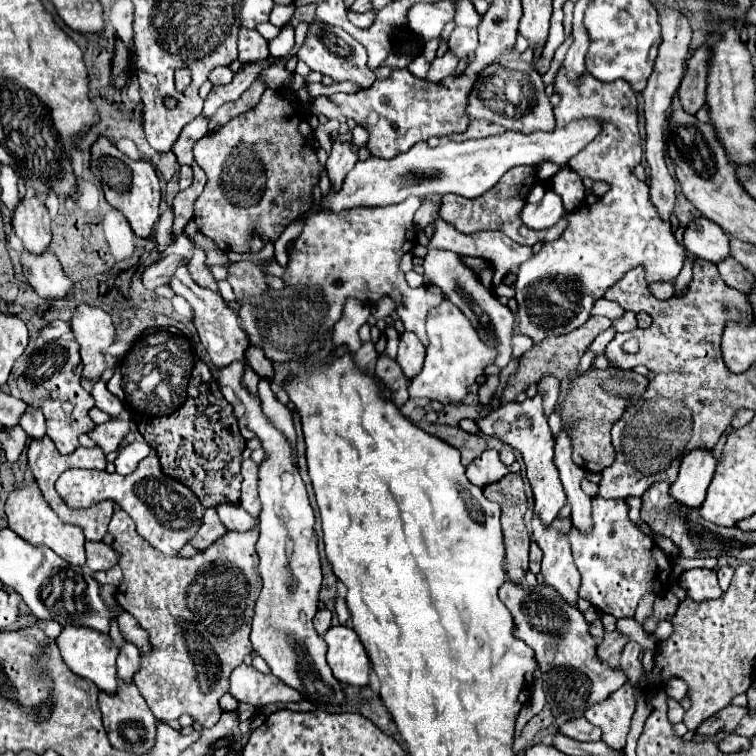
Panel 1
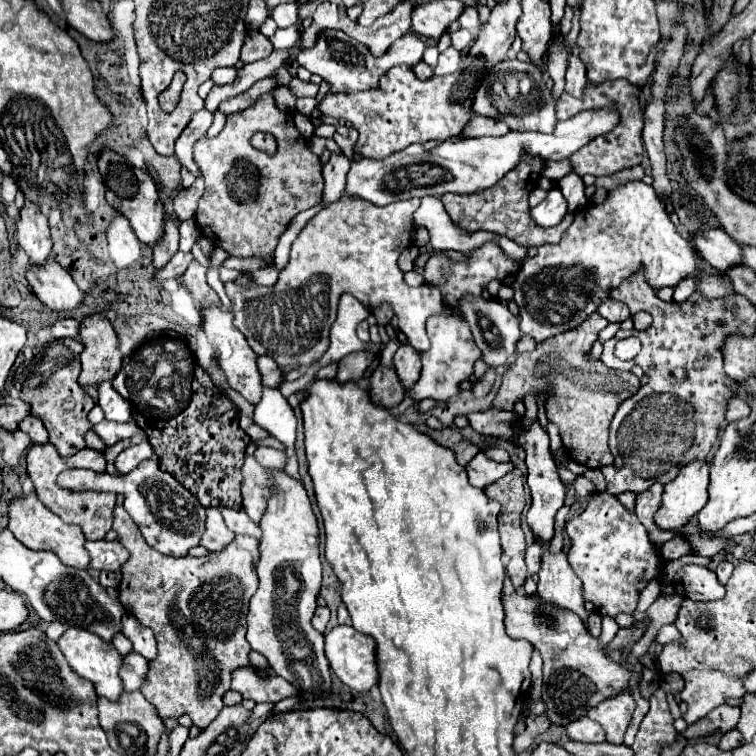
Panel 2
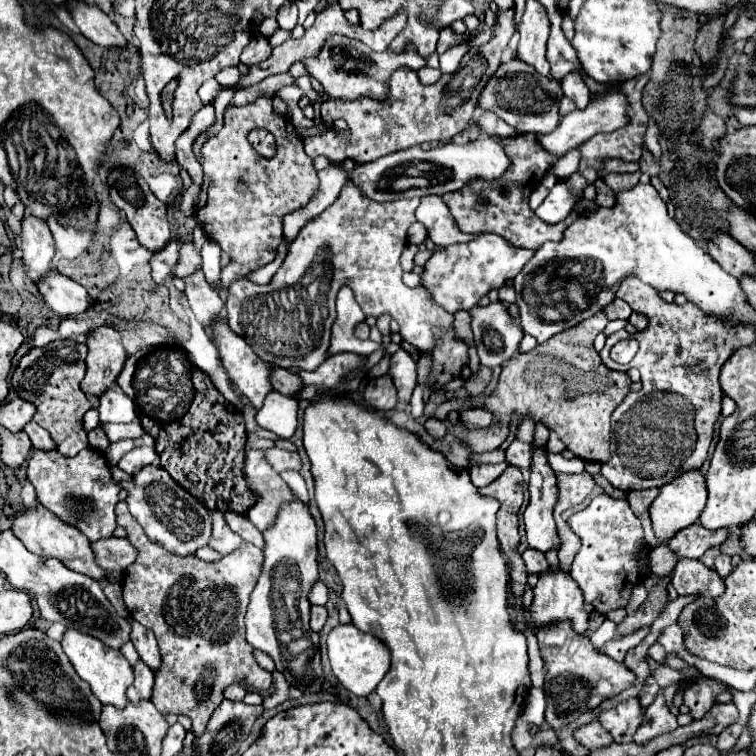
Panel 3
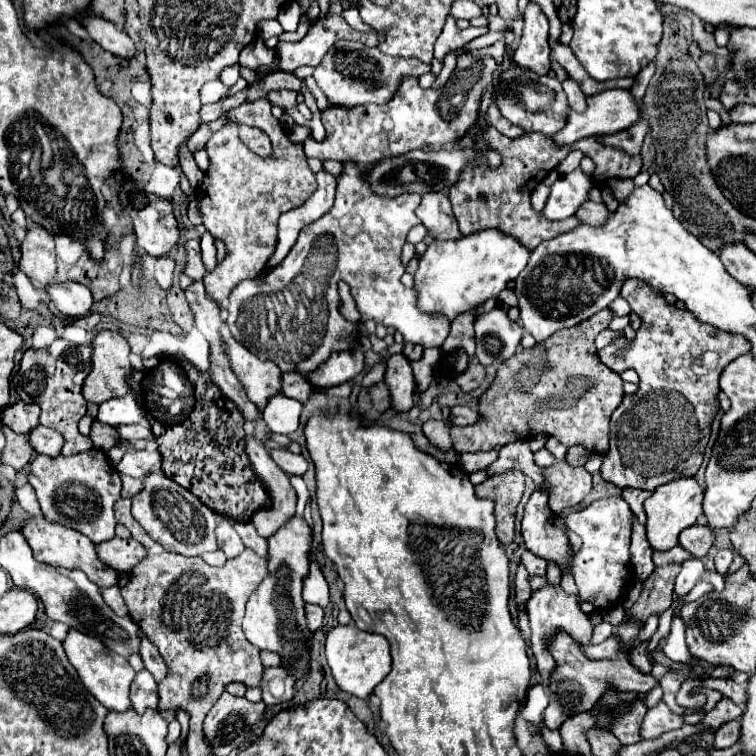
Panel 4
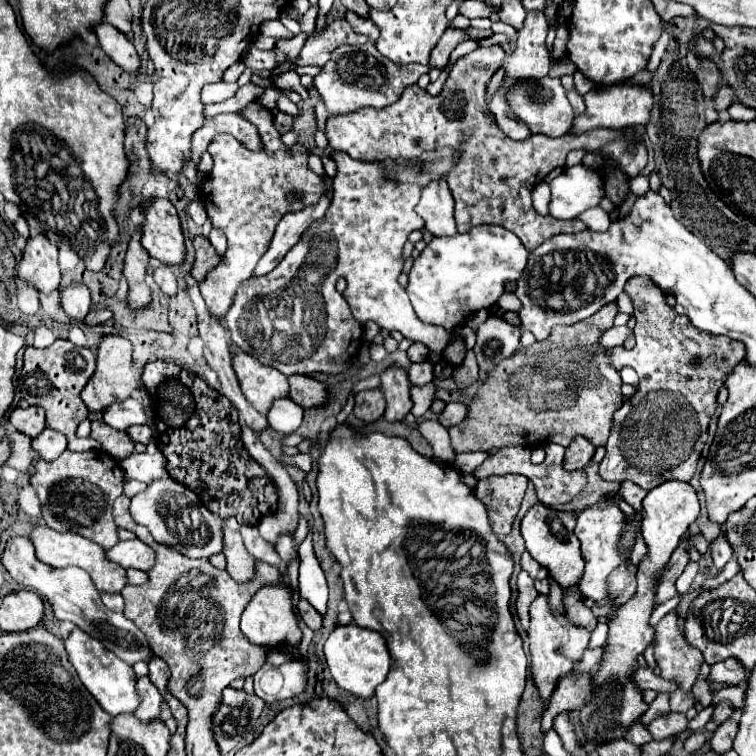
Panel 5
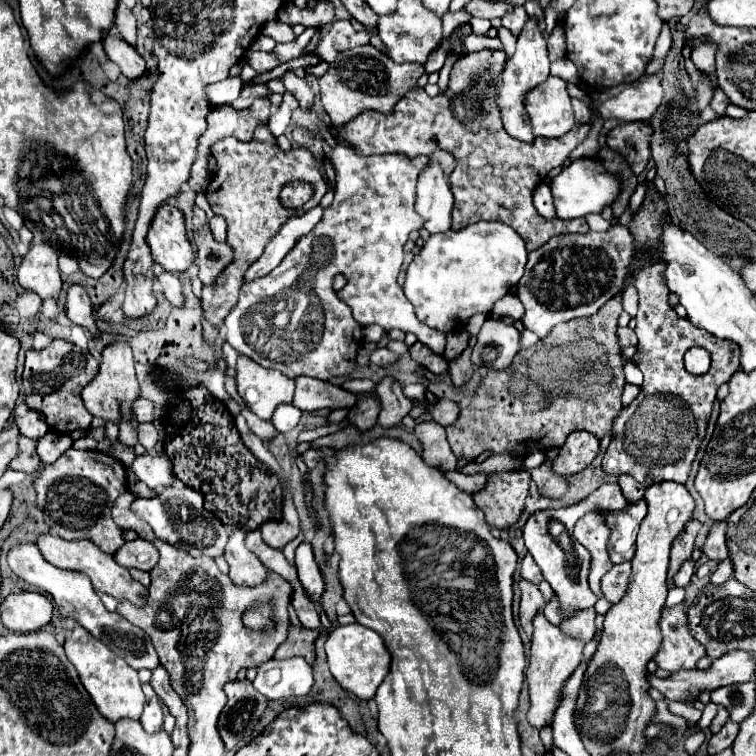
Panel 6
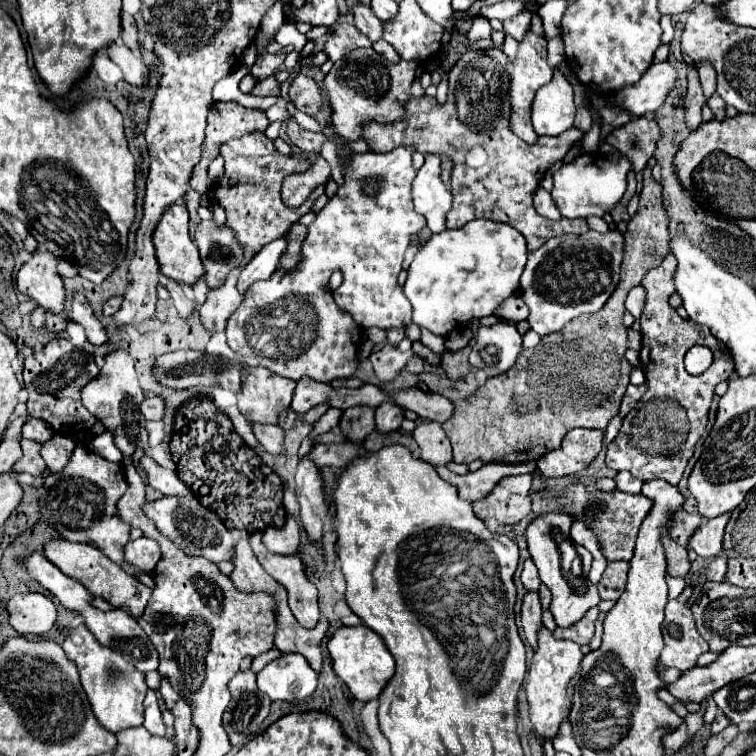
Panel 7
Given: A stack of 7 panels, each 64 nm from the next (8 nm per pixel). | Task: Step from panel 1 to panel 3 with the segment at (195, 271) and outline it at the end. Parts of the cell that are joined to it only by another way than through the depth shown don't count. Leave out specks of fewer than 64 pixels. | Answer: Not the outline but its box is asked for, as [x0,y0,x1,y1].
[184,270,224,326]

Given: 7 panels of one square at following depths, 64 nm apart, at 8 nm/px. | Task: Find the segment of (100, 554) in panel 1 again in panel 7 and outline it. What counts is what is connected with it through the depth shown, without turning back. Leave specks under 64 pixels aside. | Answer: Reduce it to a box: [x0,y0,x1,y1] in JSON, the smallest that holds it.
[124,538,160,572]

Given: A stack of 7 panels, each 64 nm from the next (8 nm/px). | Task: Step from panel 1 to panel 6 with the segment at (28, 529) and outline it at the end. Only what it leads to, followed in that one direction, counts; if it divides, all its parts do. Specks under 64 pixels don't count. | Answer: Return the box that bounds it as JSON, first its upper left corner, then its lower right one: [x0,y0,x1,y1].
[36,532,148,606]

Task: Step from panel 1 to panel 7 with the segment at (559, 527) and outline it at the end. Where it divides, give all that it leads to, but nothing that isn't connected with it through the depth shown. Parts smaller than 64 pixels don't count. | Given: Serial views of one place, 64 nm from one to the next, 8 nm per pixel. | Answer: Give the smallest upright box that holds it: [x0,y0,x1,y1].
[526,624,584,738]

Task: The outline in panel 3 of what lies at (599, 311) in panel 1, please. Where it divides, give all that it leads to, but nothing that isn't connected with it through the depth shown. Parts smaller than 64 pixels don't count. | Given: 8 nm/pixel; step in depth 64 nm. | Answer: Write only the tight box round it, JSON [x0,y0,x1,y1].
[602,300,632,320]

